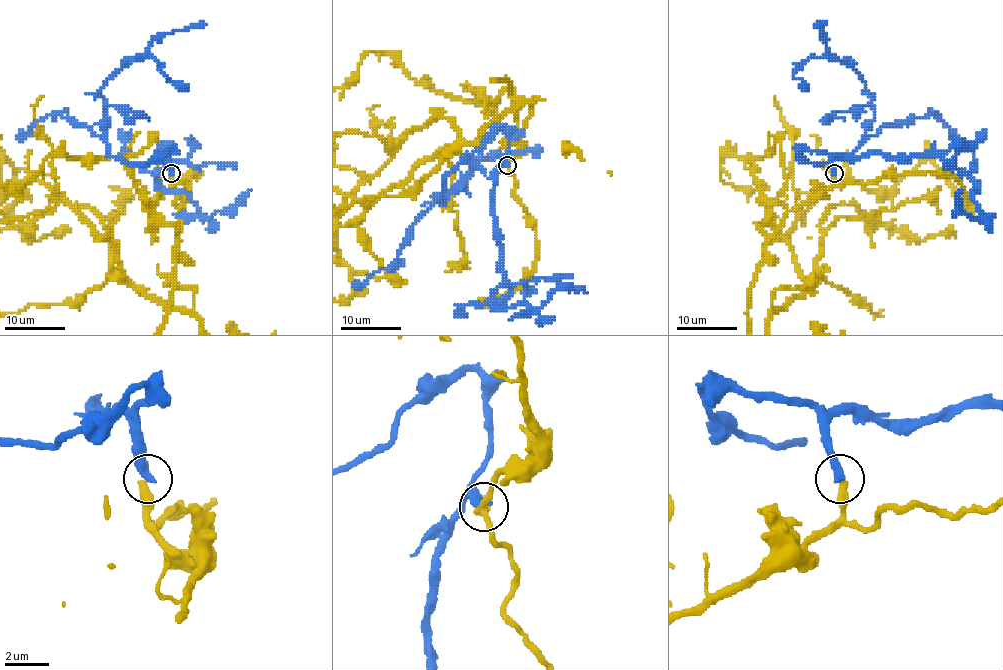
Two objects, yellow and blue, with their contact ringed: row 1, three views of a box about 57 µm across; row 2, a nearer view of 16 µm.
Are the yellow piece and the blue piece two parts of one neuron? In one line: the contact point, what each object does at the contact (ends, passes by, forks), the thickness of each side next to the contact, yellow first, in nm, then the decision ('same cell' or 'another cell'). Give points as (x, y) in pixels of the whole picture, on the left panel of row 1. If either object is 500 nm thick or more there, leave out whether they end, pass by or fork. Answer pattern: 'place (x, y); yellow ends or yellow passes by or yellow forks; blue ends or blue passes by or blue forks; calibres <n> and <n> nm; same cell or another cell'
place (171, 173); yellow ends; blue ends; calibres 400 and 420 nm; another cell

